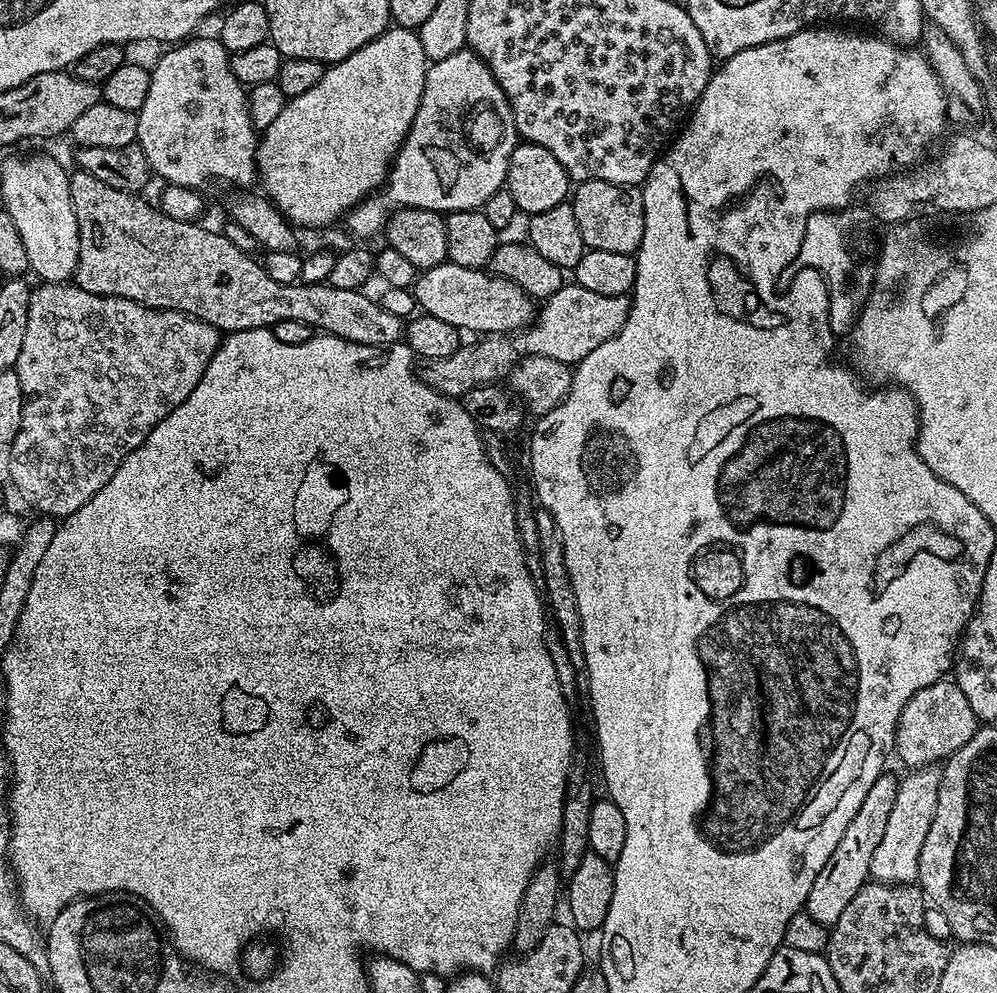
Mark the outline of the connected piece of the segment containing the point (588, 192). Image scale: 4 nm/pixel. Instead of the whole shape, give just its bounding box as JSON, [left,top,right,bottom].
[570,180,644,254]

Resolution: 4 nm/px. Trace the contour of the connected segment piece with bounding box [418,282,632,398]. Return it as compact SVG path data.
M575 282L565 283L548 300L539 305L531 325L515 334L488 334L477 344L465 343L450 358L426 360L419 365L418 375L426 386L444 396L461 398L474 387L495 385L512 371L516 361L526 356L554 358L558 362L575 366L590 350L602 346L606 338L614 338L628 320L631 299L628 296L594 294Z

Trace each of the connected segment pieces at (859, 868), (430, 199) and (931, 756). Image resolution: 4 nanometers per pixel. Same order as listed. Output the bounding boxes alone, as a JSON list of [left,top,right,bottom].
[[806,774,900,926],[346,46,517,240],[894,678,978,770]]

